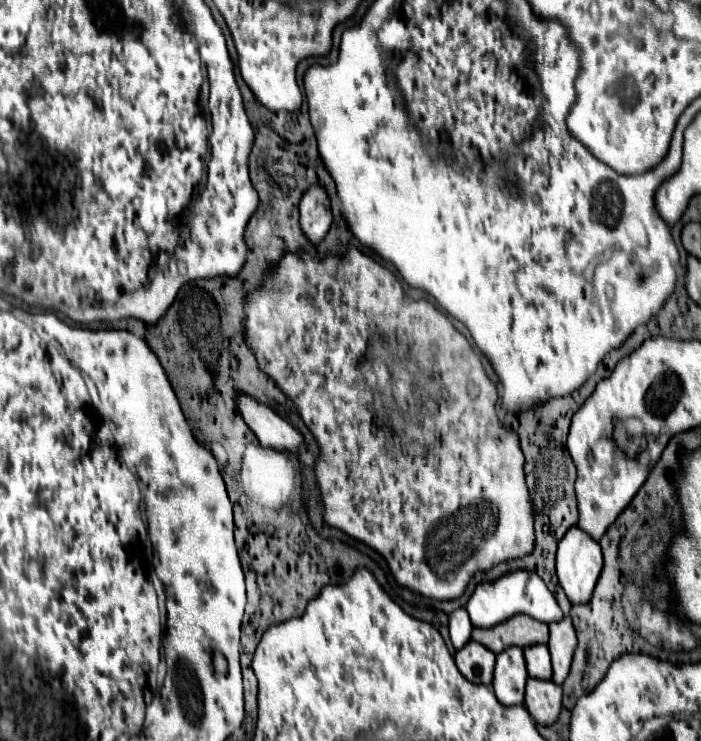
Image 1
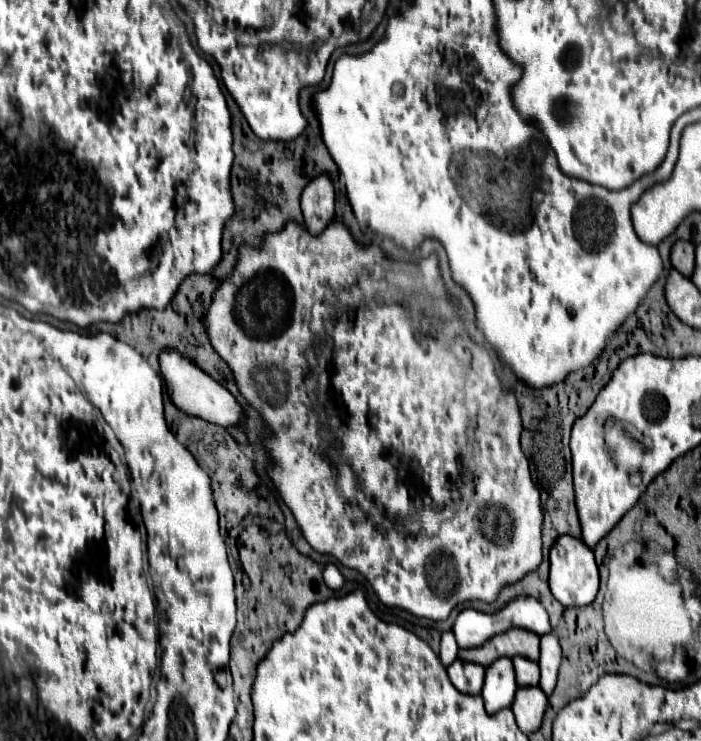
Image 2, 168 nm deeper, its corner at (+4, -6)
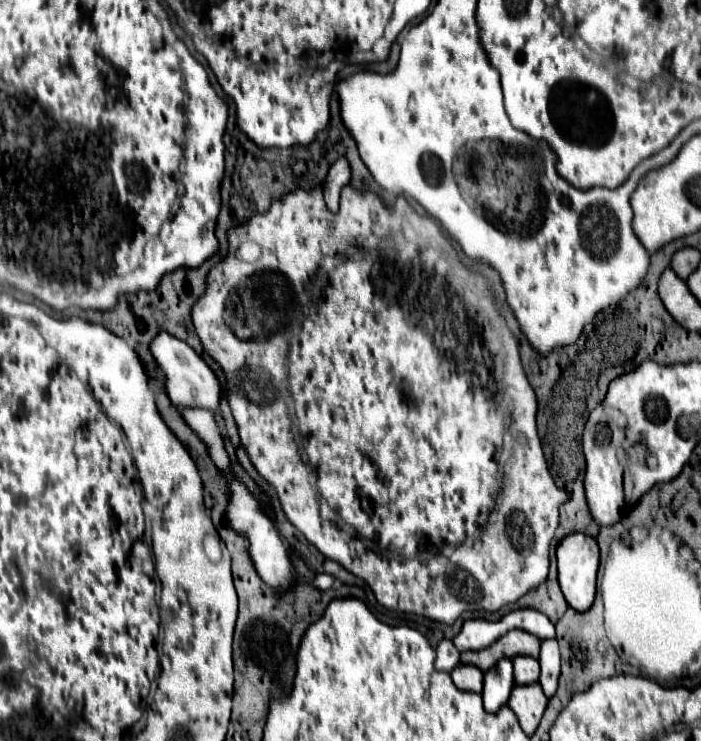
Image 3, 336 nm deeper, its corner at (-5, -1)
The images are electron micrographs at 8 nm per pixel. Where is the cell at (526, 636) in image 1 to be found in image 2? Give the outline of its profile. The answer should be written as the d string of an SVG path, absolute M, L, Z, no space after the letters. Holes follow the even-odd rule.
M510 628L490 638L486 644L478 648L466 648L458 652L460 660L476 662L482 666L490 666L500 656L508 656L508 658L524 656L536 662L540 658L540 636L524 628Z

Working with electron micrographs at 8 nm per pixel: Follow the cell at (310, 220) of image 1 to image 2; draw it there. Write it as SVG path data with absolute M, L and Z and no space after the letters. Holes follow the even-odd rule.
M328 174L318 176L312 180L300 198L304 224L312 236L318 236L324 232L324 228L334 218L334 188Z

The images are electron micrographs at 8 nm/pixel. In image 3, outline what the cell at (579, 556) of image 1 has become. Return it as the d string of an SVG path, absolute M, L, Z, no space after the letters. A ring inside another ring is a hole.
M583 533L567 535L557 547L557 565L559 565L559 583L561 591L575 611L587 611L595 599L595 581L599 569L599 547L597 541Z

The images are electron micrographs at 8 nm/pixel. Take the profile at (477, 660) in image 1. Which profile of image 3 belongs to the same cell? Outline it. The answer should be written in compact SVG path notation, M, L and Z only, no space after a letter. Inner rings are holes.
M459 665L451 671L451 679L455 683L457 689L461 691L471 691L471 693L481 693L481 679L483 673L477 671L477 667L469 667L469 665Z

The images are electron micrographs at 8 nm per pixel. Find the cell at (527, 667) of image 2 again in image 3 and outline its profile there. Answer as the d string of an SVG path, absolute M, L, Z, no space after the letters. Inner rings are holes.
M519 655L517 659L513 659L513 677L515 677L515 685L531 685L537 683L539 679L539 661L537 659L529 659L525 655Z

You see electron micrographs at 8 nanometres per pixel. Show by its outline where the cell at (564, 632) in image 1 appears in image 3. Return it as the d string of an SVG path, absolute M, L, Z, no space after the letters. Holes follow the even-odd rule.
M555 639L541 641L539 665L541 665L539 685L543 687L545 697L551 697L557 691L557 679L559 679L559 667L561 667L559 647L557 647L557 641Z

